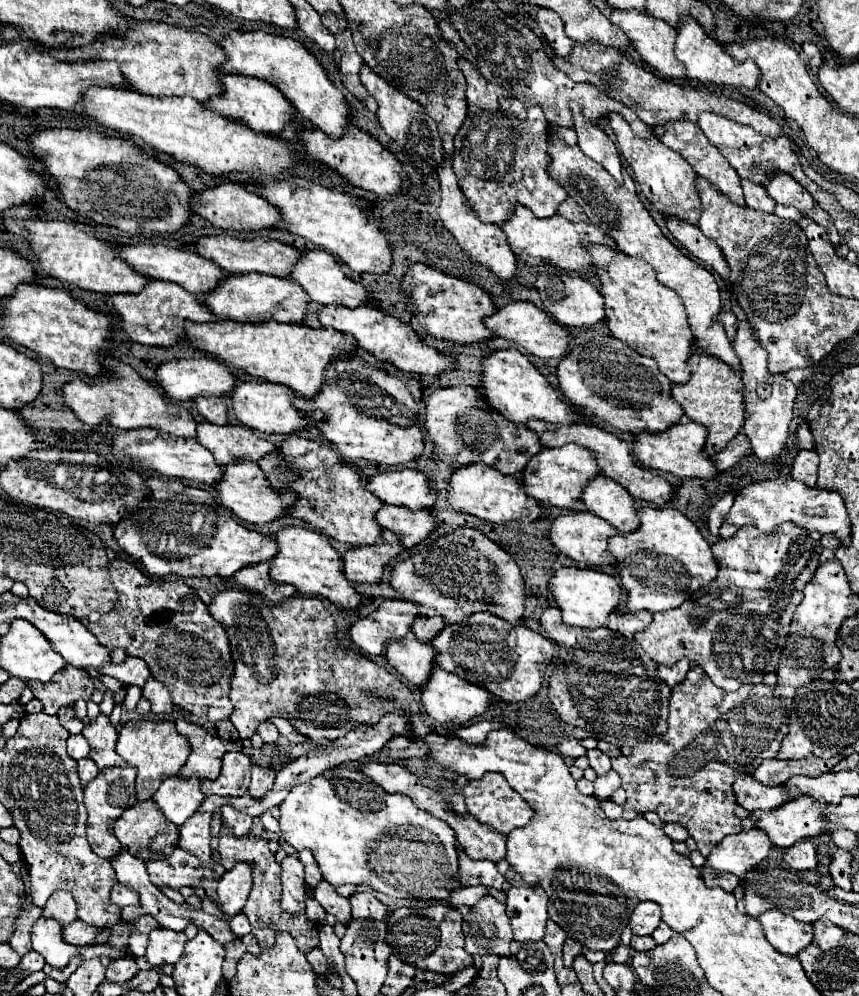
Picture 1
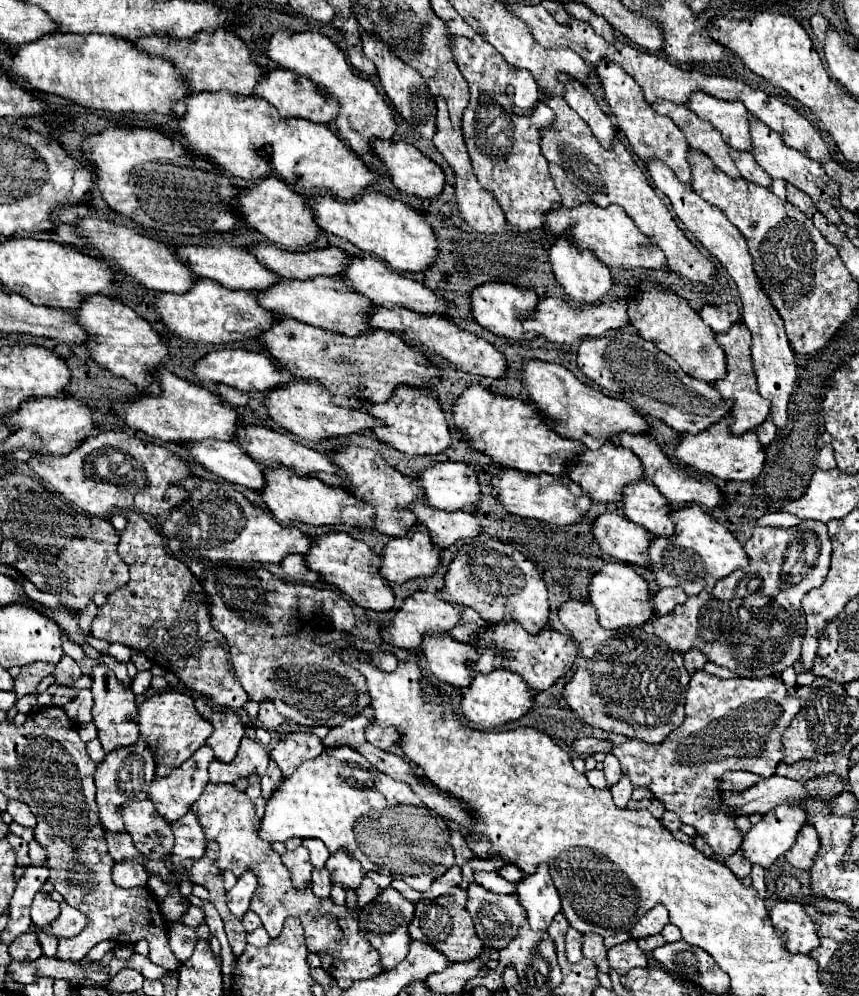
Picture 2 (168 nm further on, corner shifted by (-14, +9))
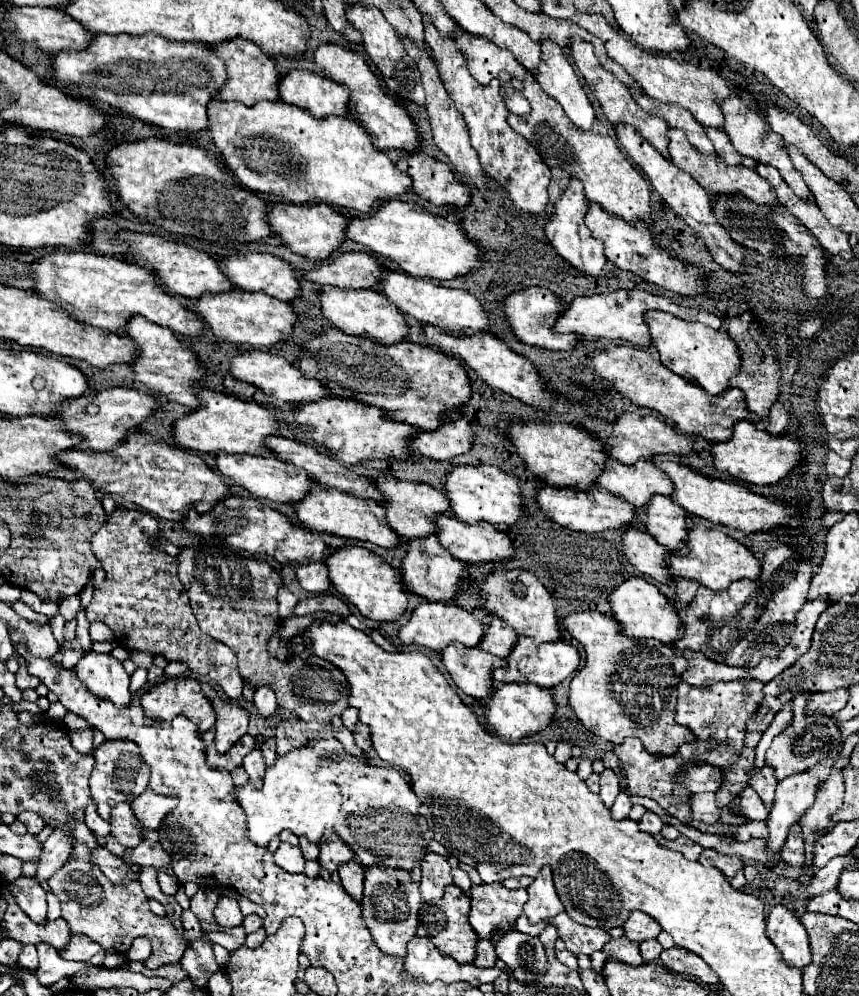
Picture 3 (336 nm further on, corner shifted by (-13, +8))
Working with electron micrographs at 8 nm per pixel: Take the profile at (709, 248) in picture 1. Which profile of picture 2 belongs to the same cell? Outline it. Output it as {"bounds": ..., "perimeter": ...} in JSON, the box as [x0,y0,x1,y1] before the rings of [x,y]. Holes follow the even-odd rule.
{"bounds":[646,160,798,428],"perimeter":[[[650,160],[646,164],[648,174],[654,182],[654,186],[658,190],[662,190],[670,202],[672,208],[676,212],[676,216],[682,220],[682,224],[698,238],[698,242],[712,254],[718,258],[718,262],[728,270],[728,274],[734,278],[738,290],[740,290],[740,298],[742,298],[742,320],[748,326],[750,334],[752,334],[752,362],[754,362],[754,370],[756,370],[756,378],[758,378],[758,392],[762,394],[762,398],[768,398],[772,402],[772,418],[774,424],[778,428],[784,428],[788,422],[788,400],[792,390],[796,388],[796,374],[798,374],[798,366],[794,360],[794,352],[790,348],[790,342],[786,338],[784,332],[784,324],[780,314],[776,312],[776,308],[772,306],[772,300],[768,298],[768,294],[762,290],[760,280],[754,272],[754,262],[752,262],[752,254],[748,252],[746,240],[740,234],[740,230],[726,218],[726,214],[722,214],[722,210],[718,210],[716,206],[712,206],[710,202],[706,202],[704,198],[700,198],[690,184],[680,182],[674,172],[660,160]]]}

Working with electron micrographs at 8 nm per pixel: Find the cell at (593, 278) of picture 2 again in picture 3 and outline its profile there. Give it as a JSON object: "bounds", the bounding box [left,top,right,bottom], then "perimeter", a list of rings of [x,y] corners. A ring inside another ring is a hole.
{"bounds":[545,179,605,279],"perimeter":[[[571,179],[571,187],[567,193],[563,193],[563,197],[559,199],[559,203],[555,205],[555,213],[553,217],[547,221],[545,225],[545,235],[551,241],[551,245],[555,247],[555,251],[579,273],[583,273],[589,279],[597,279],[603,273],[605,267],[605,255],[603,255],[603,243],[599,239],[591,237],[591,231],[585,227],[583,217],[587,213],[587,199],[583,195],[583,187],[579,185],[577,179]]]}

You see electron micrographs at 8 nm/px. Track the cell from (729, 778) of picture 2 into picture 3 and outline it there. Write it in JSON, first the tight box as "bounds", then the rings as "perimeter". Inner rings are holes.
{"bounds":[679,765,723,793],"perimeter":[[[693,765],[679,777],[679,781],[691,793],[719,791],[723,785],[723,771],[719,767],[711,767],[711,765]]]}

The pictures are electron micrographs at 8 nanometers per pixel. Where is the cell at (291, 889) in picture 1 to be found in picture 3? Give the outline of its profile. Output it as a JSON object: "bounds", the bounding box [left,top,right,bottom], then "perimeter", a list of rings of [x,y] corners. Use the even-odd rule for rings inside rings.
{"bounds":[275,843,305,873],"perimeter":[[[281,843],[275,851],[275,863],[283,867],[289,873],[303,873],[305,871],[305,857],[299,851],[299,847],[293,847],[289,843]]]}

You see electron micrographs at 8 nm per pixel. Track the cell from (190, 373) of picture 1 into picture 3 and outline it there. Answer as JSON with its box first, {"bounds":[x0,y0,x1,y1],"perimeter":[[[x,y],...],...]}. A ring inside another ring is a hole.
{"bounds":[229,351,327,403],"perimeter":[[[243,351],[243,353],[235,355],[231,359],[231,363],[229,363],[229,371],[231,371],[231,375],[235,379],[245,381],[245,383],[261,389],[265,395],[269,395],[269,397],[273,397],[277,401],[307,403],[307,401],[315,401],[315,399],[321,399],[323,395],[327,395],[327,391],[323,389],[323,385],[317,379],[305,377],[287,359],[283,359],[279,355],[271,355],[267,351]]]}

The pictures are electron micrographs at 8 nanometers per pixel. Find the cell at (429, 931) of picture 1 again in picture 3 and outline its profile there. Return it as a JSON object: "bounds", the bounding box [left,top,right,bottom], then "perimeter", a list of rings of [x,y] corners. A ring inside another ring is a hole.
{"bounds":[417,885,479,963],"perimeter":[[[447,885],[445,895],[439,901],[431,901],[431,903],[421,905],[417,935],[431,939],[435,943],[435,947],[439,947],[443,953],[451,955],[459,963],[473,963],[475,945],[477,945],[479,937],[469,927],[467,917],[469,917],[469,897],[467,897],[467,893],[463,893],[457,885]]]}

